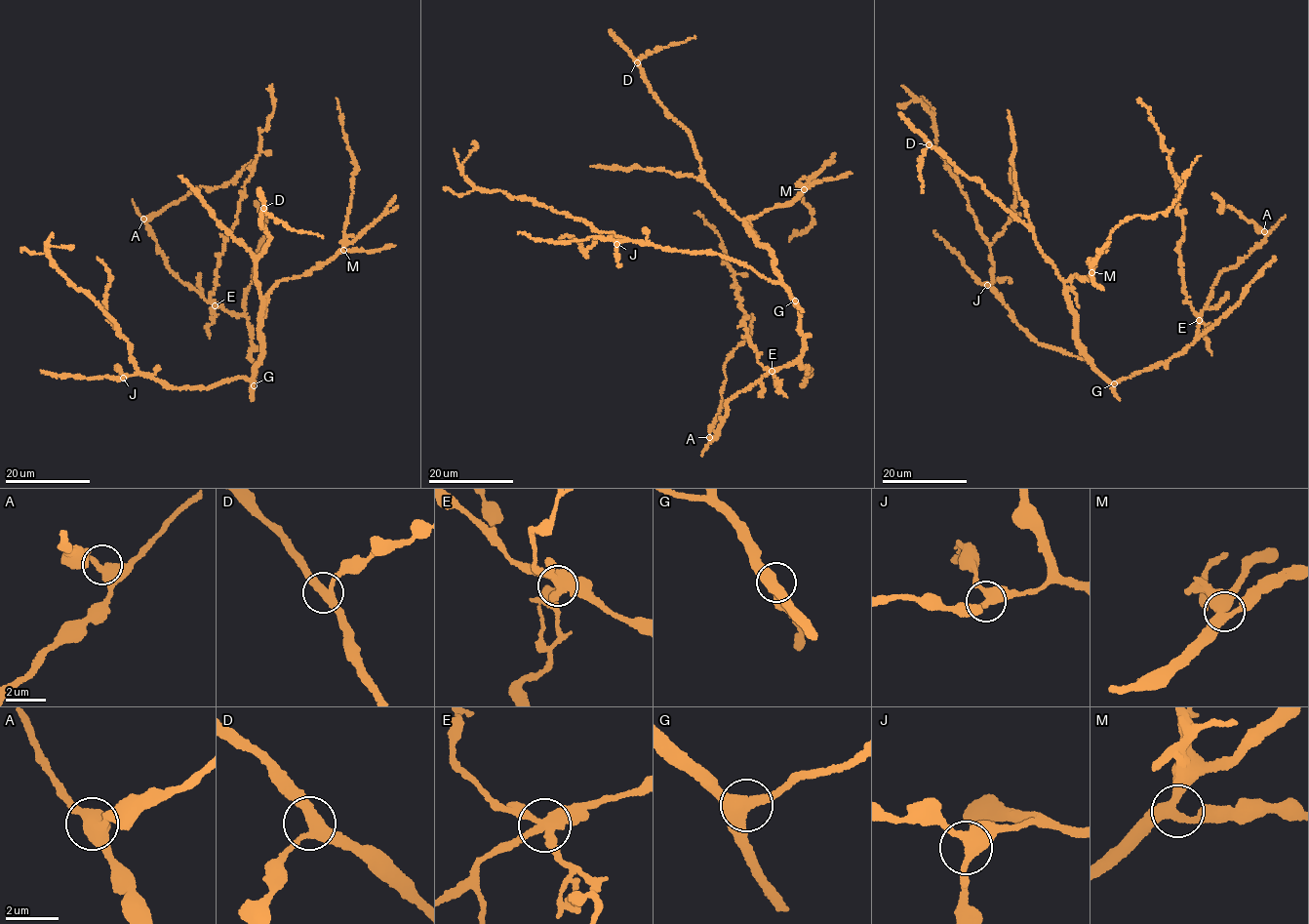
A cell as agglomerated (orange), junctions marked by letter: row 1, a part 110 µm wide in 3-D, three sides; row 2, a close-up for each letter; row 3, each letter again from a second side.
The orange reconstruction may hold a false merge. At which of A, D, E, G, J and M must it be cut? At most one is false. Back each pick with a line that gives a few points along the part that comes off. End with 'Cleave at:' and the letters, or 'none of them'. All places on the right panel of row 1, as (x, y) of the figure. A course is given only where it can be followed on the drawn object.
E: foreign part runs (1199, 320), (1187, 301), (1179, 264), (1181, 187), (1163, 137), (1136, 100)
Cleave at: E

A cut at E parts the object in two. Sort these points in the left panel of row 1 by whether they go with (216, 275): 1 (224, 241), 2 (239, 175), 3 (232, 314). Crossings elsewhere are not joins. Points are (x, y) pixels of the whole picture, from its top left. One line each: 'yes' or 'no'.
1: yes
2: no
3: no

